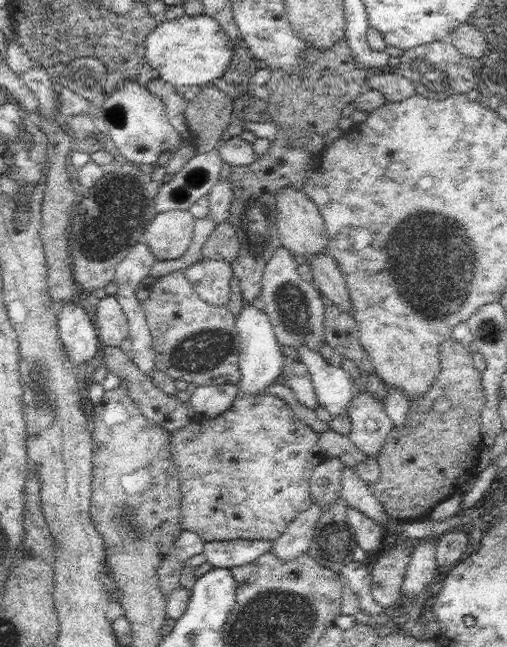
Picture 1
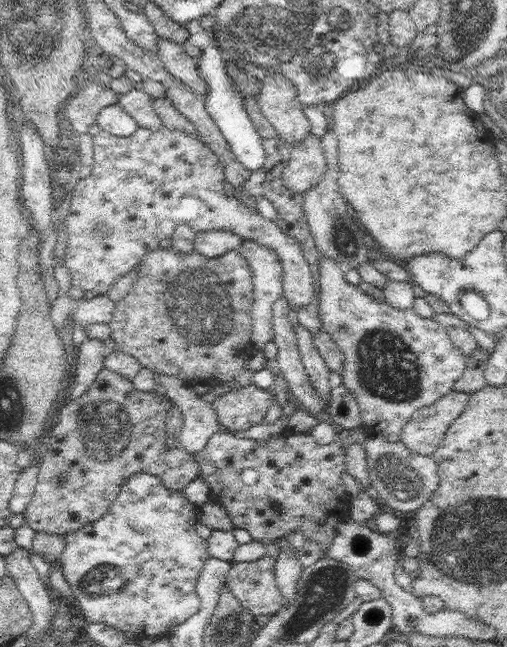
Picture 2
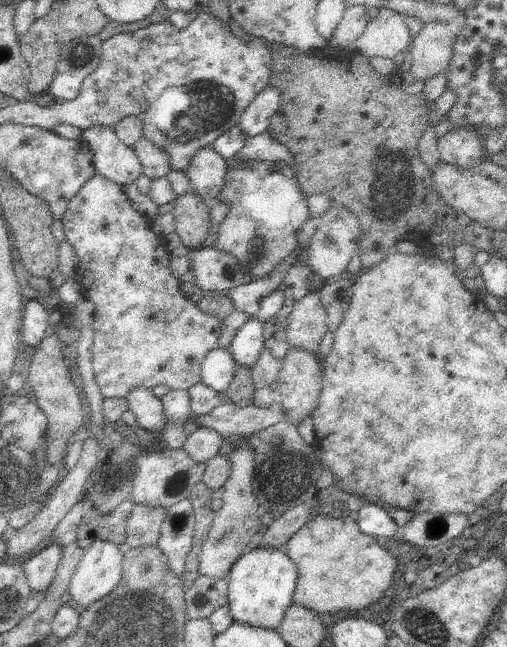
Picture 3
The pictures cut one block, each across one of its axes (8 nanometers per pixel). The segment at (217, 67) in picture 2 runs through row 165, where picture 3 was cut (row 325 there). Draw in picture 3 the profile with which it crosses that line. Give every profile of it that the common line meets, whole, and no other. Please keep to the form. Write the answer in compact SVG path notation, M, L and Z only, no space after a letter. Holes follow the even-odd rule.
M257 317L250 320L238 330L236 338L228 345L228 352L232 354L238 365L252 368L265 349L263 339L264 323Z

